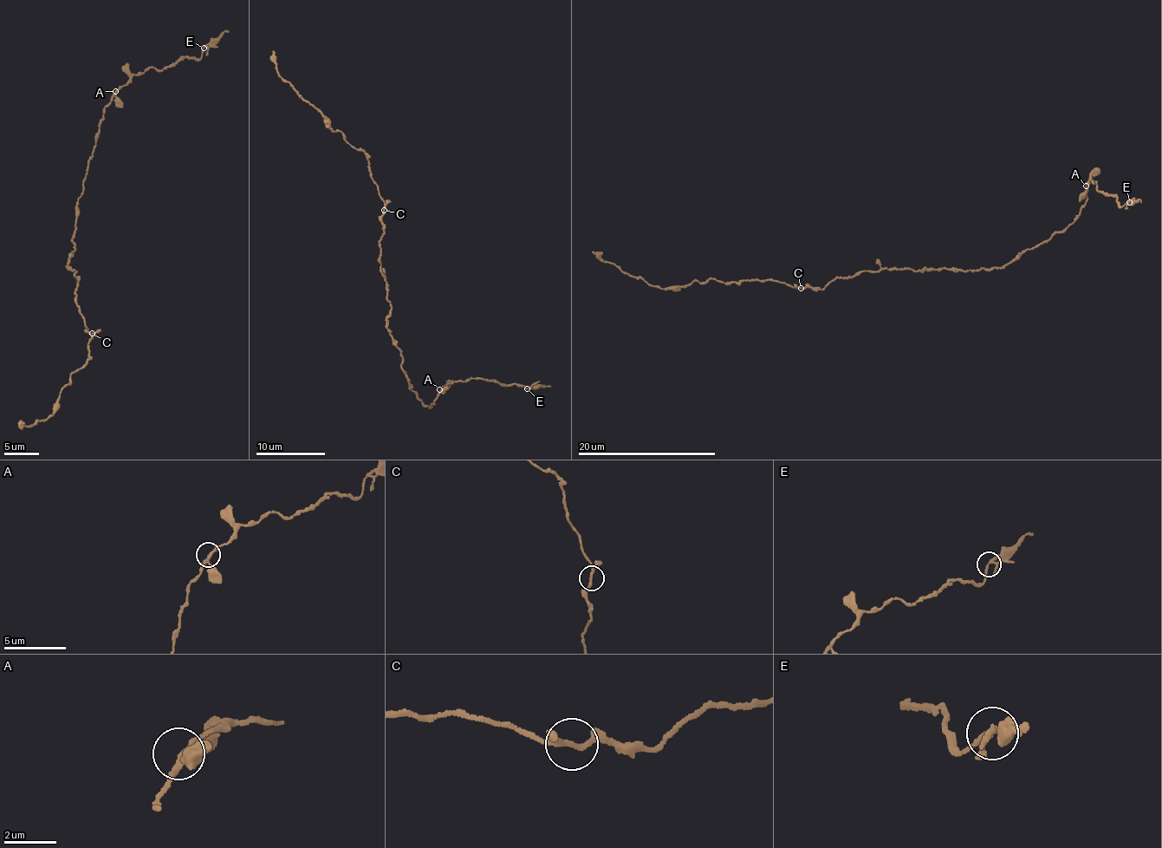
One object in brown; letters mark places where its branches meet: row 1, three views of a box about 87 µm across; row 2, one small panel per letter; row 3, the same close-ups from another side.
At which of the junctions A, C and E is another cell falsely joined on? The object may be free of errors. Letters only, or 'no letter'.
no letter

